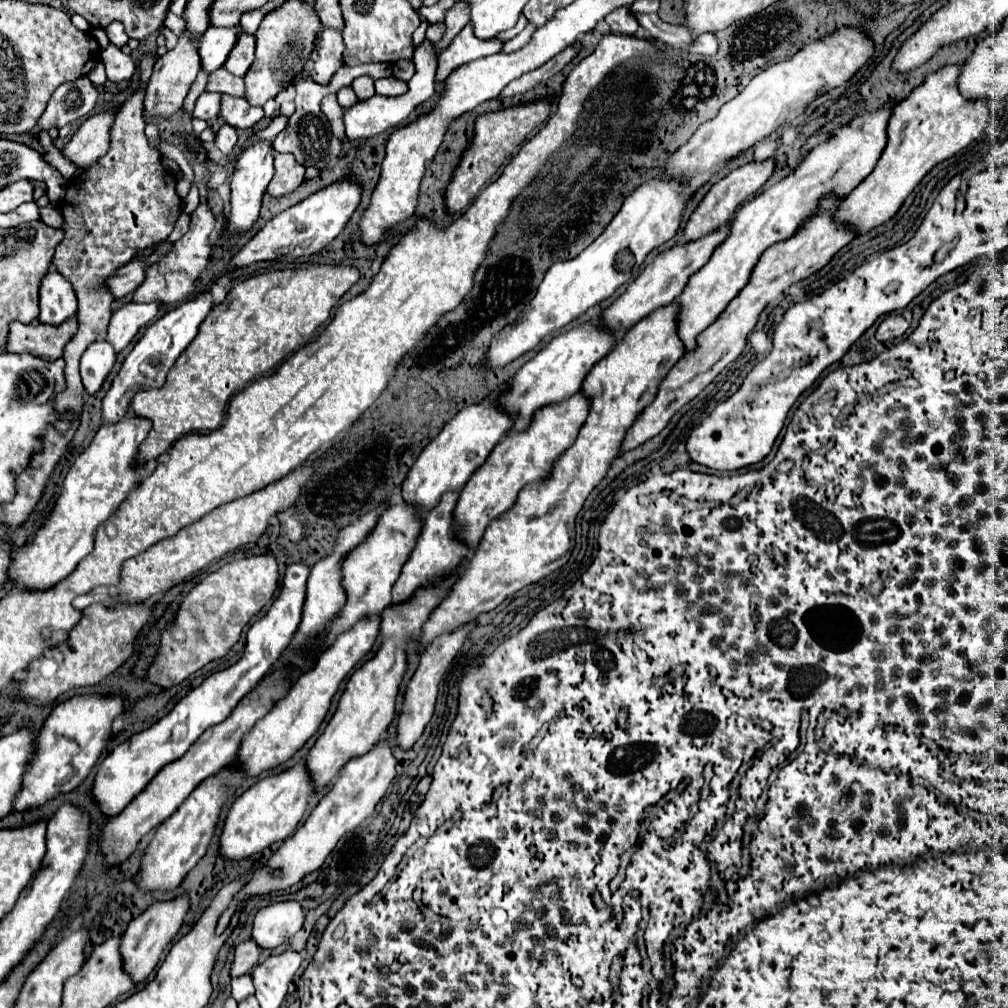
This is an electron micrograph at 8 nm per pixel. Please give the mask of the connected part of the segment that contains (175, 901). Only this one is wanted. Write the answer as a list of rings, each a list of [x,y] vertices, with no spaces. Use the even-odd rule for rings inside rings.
[[[182,894],[182,896],[172,898],[172,900],[150,904],[140,916],[136,916],[128,924],[128,928],[124,932],[124,938],[122,938],[122,948],[120,950],[126,956],[126,970],[134,978],[136,984],[144,982],[148,978],[148,974],[154,970],[154,966],[158,964],[164,948],[178,934],[178,930],[180,930],[180,926],[184,922],[184,916],[188,914],[188,910],[190,910],[190,896]]]

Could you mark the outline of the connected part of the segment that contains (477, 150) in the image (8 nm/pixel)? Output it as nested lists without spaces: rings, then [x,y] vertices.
[[[536,102],[536,104],[526,104],[518,108],[508,108],[508,110],[498,110],[498,112],[488,112],[476,118],[476,132],[474,132],[474,142],[470,148],[464,152],[460,166],[452,178],[452,182],[446,188],[446,204],[450,212],[460,212],[472,200],[480,194],[480,190],[486,186],[486,182],[494,176],[498,166],[518,148],[524,144],[526,136],[540,126],[550,114],[550,104],[548,102]]]

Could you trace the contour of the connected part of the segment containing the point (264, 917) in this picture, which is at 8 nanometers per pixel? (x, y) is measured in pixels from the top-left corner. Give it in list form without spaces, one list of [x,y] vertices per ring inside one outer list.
[[[296,900],[276,902],[262,908],[254,918],[252,938],[262,948],[276,948],[290,940],[304,924],[304,908]]]

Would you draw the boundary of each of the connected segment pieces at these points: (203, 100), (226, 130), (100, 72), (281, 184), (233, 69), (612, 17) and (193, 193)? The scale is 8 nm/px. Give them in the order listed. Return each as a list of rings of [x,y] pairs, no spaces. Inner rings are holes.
[[[204,90],[196,100],[196,108],[194,108],[192,116],[202,118],[202,120],[210,120],[220,114],[220,102],[222,102],[222,94]]]
[[[224,122],[224,124],[220,126],[220,130],[216,132],[214,144],[216,144],[216,148],[218,148],[222,154],[230,154],[230,152],[234,150],[234,146],[236,146],[236,140],[238,140],[236,130],[234,130],[230,124]]]
[[[102,62],[96,64],[96,66],[88,73],[88,77],[95,86],[102,86],[107,81],[105,67]]]
[[[276,154],[274,168],[276,168],[276,174],[268,186],[268,192],[272,196],[290,194],[304,180],[304,166],[298,164],[292,154]]]
[[[250,34],[238,36],[232,52],[228,54],[228,60],[224,62],[224,68],[234,76],[244,76],[254,62],[254,48],[256,48],[254,36]]]
[[[620,6],[616,10],[612,10],[608,16],[606,16],[606,22],[610,26],[612,32],[616,34],[634,34],[638,30],[638,20],[634,14],[630,14],[630,8],[626,6]]]
[[[193,185],[186,196],[186,198],[183,199],[183,210],[191,214],[200,203],[200,193],[196,185]]]

